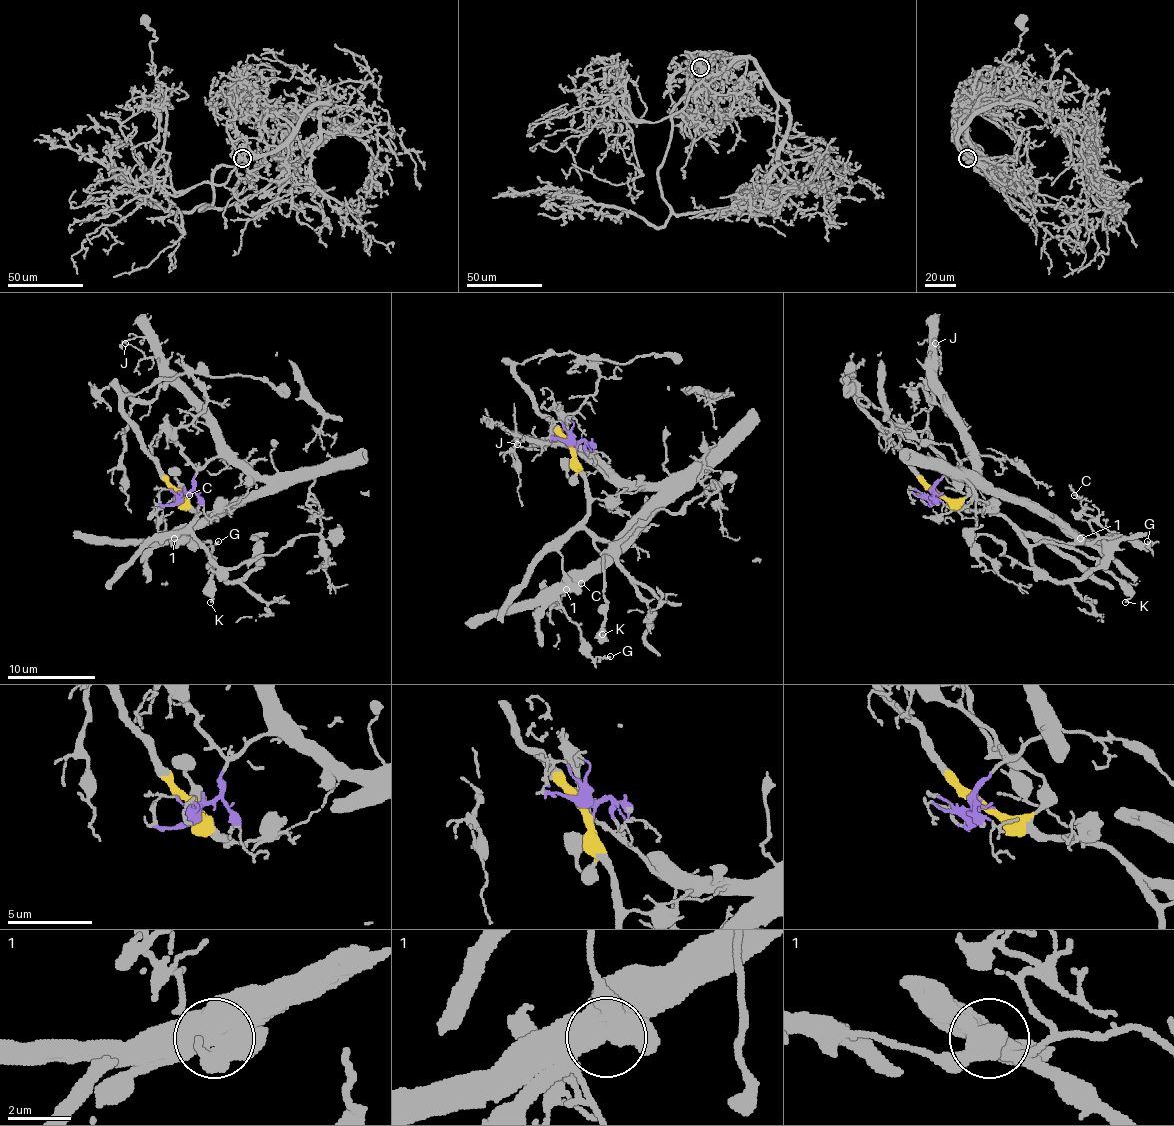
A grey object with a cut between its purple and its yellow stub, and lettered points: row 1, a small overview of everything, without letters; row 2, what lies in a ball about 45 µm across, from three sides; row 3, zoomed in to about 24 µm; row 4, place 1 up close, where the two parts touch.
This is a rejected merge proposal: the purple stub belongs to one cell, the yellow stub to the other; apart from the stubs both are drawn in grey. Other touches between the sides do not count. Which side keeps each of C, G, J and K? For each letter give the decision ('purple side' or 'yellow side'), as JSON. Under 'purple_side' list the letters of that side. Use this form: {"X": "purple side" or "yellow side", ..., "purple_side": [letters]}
{"C": "purple side", "G": "purple side", "J": "purple side", "K": "yellow side", "purple_side": ["C", "G", "J"]}

